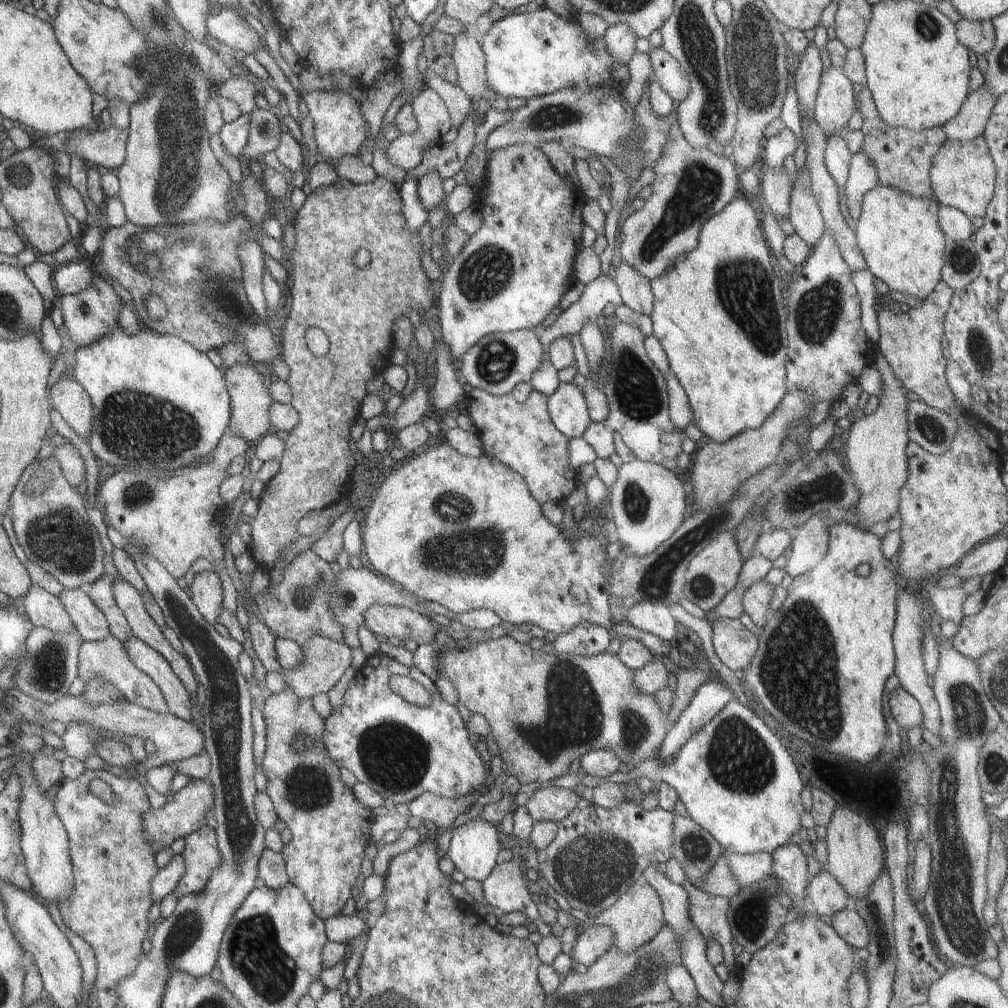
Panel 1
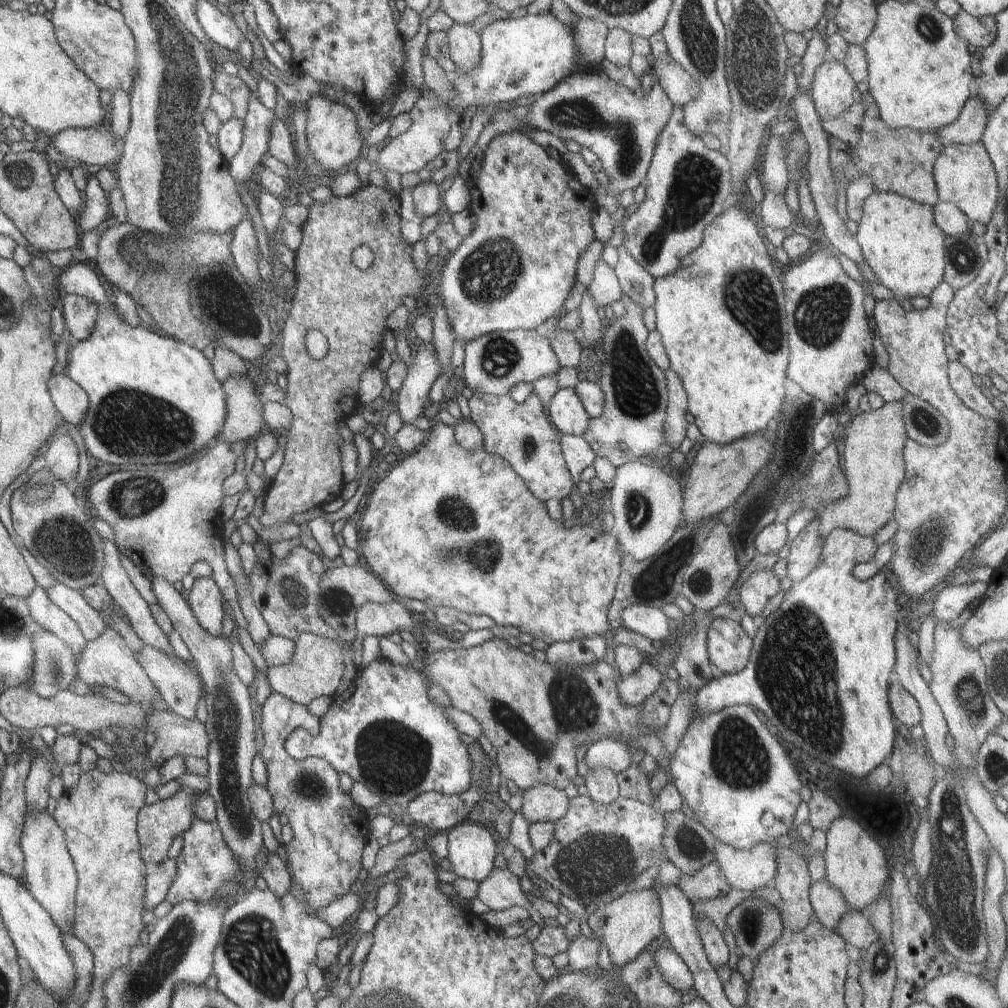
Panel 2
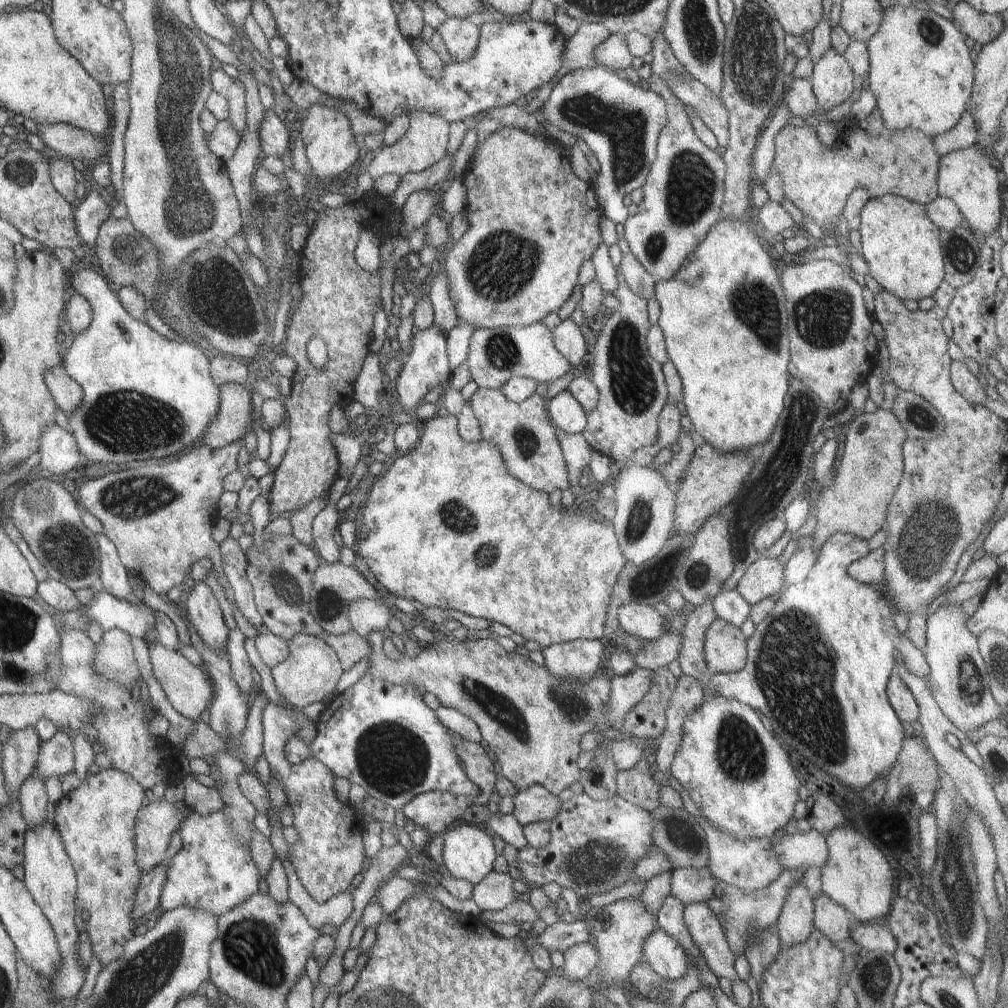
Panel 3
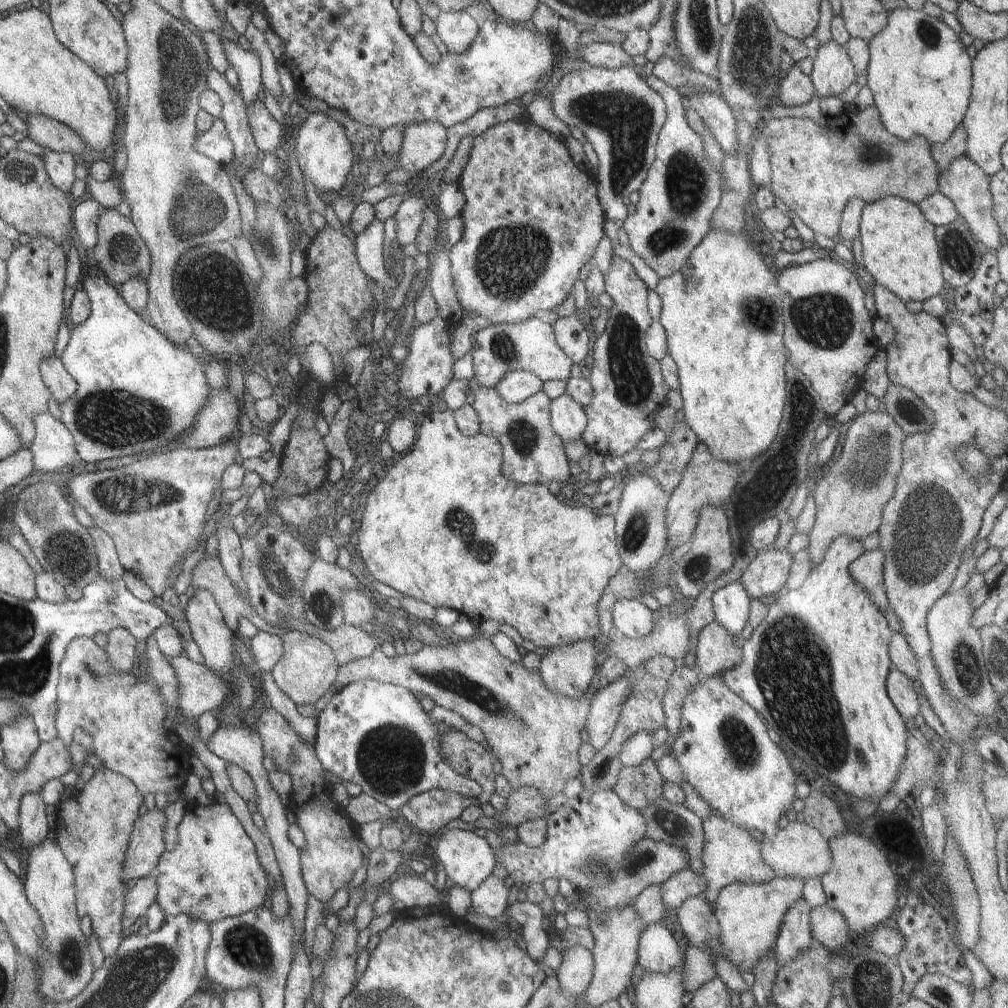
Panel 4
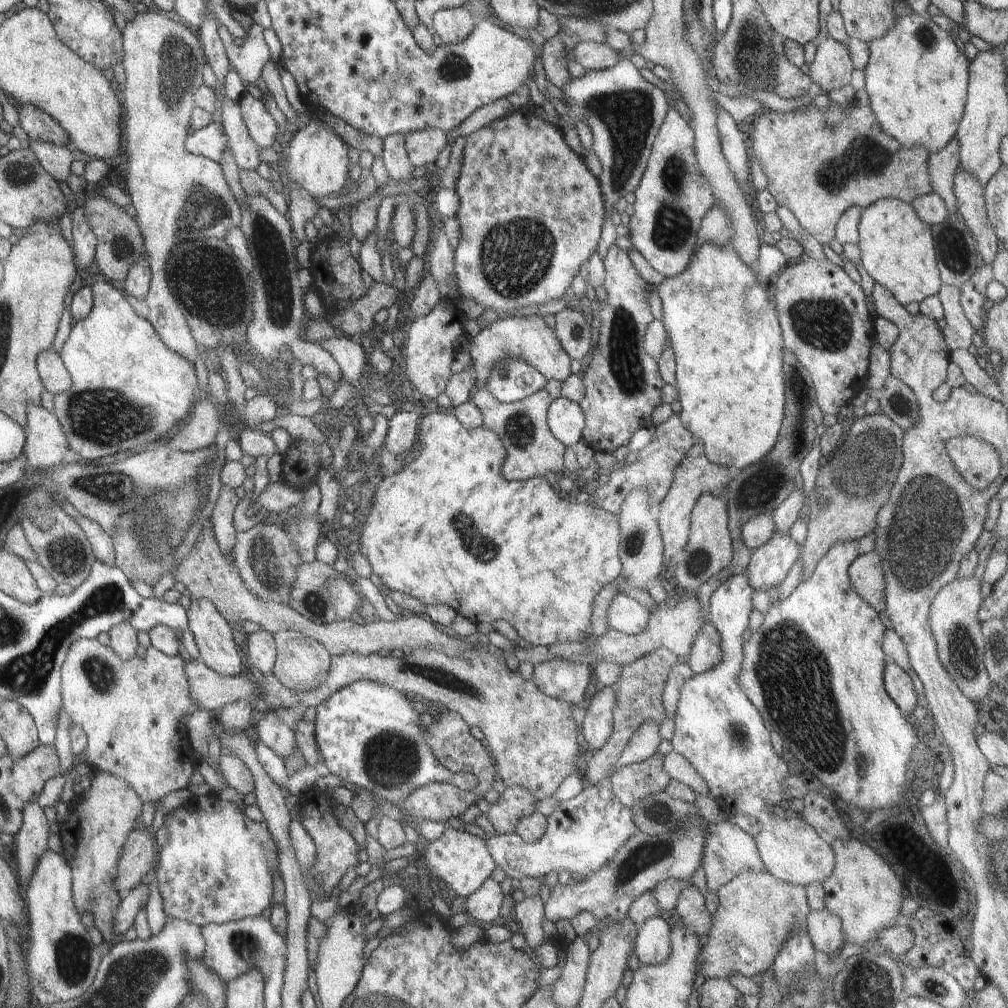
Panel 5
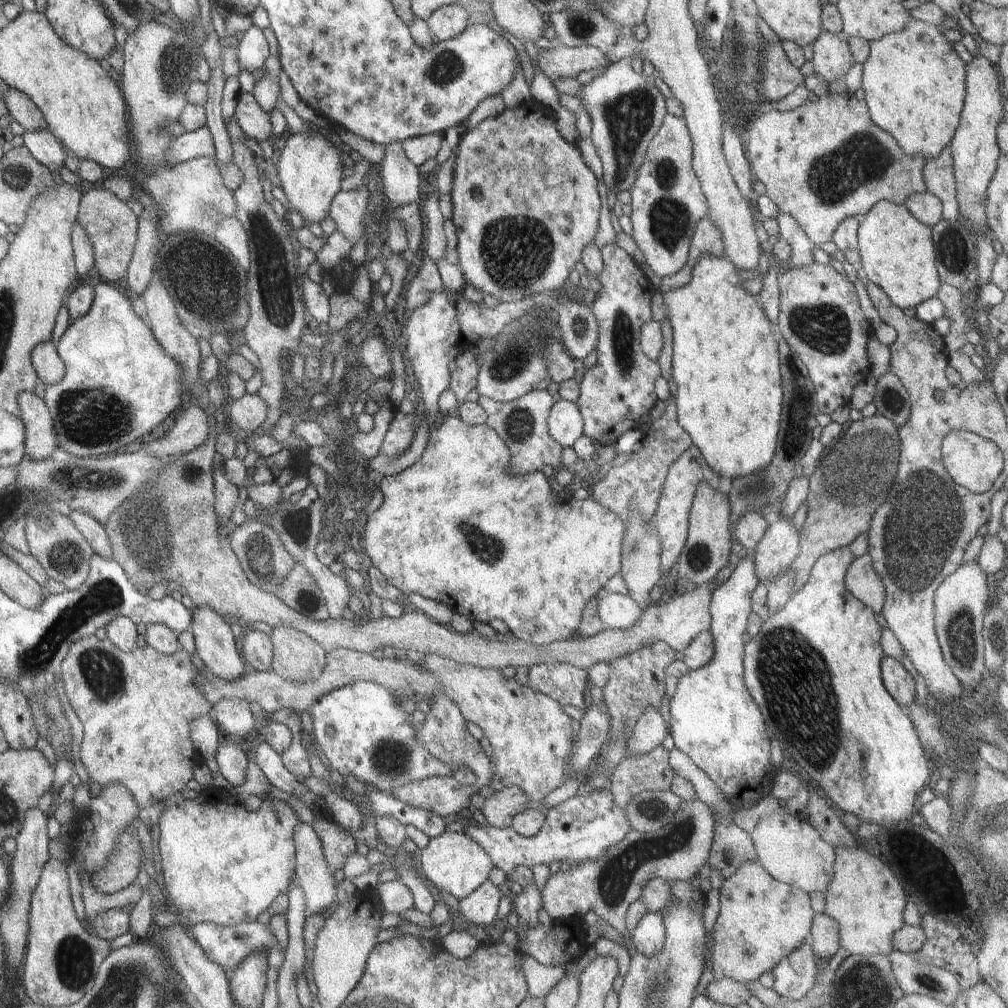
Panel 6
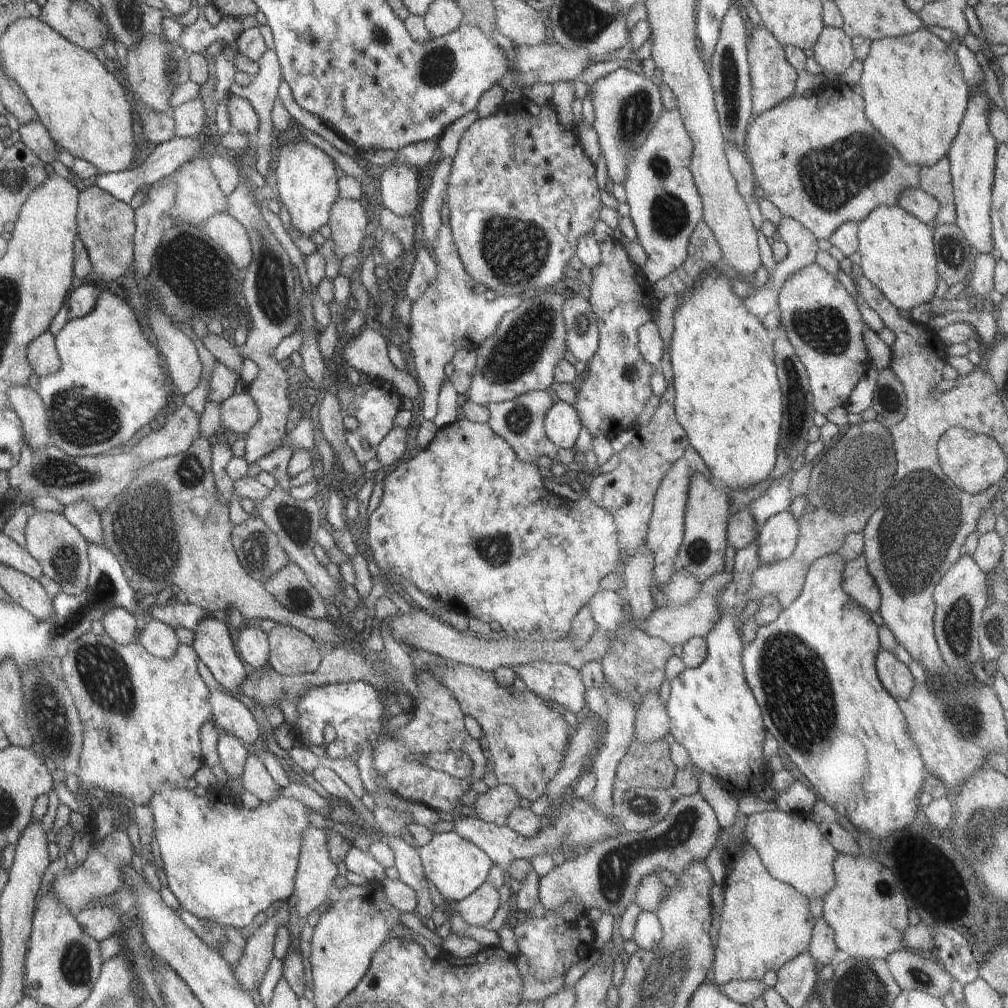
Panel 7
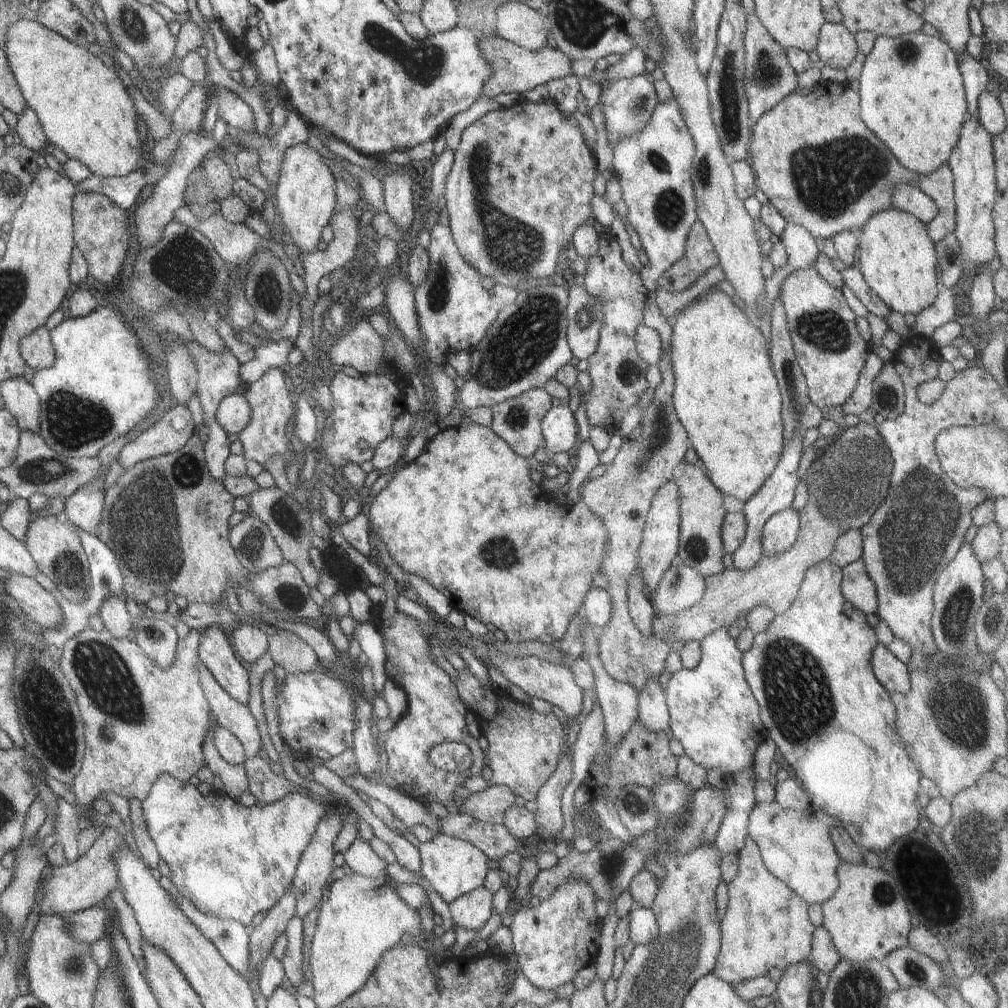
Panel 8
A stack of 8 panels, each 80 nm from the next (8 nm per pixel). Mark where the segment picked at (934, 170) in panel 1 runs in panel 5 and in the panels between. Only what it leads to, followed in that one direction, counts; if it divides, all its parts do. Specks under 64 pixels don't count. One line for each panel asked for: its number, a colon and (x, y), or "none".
2: (964, 175)
3: (966, 176)
4: (963, 181)
5: (970, 195)

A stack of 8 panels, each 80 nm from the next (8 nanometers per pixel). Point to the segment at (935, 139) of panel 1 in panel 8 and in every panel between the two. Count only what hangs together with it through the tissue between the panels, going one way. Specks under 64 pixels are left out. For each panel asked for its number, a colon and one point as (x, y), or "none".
2: (900, 161)
3: (818, 179)
4: (815, 172)
5: (818, 164)
6: (824, 161)
7: (819, 160)
8: (821, 167)

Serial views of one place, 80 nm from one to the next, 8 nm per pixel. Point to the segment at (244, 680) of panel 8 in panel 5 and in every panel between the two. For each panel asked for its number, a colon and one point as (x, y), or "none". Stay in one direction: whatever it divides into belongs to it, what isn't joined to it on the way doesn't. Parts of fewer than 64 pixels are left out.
5: (212, 632)
6: (214, 642)
7: (211, 640)

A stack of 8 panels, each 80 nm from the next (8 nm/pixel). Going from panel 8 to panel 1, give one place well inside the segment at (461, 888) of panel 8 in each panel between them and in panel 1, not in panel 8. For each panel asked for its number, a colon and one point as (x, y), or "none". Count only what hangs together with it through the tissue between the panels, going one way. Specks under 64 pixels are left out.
1: (474, 845)
2: (472, 849)
3: (468, 851)
4: (464, 858)
5: (462, 861)
6: (453, 861)
7: (457, 867)

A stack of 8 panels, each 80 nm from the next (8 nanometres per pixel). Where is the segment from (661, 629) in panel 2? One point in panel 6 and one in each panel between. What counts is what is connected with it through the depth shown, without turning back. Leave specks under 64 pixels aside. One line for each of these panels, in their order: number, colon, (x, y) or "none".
3: (643, 621)
4: (632, 618)
5: (625, 614)
6: (616, 611)

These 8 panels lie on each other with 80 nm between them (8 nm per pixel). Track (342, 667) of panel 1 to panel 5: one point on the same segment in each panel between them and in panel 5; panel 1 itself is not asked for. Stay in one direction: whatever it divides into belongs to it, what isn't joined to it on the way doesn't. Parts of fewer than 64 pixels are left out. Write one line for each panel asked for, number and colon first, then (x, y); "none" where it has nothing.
2: (318, 664)
3: (311, 673)
4: (308, 669)
5: (302, 663)

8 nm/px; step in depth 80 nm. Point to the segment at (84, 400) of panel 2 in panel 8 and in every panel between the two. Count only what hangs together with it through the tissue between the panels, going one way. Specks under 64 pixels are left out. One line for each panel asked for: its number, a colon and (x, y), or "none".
3: (67, 394)
4: (62, 386)
5: (56, 379)
6: (46, 361)
7: (42, 355)
8: (37, 351)

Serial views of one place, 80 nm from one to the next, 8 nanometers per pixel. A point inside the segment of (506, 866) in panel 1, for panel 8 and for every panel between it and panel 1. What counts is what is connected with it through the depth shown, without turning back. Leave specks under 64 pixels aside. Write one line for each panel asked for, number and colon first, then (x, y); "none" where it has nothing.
2: (500, 890)
3: (496, 891)
4: (489, 899)
5: (483, 904)
6: (479, 908)
7: (478, 909)
8: (472, 910)

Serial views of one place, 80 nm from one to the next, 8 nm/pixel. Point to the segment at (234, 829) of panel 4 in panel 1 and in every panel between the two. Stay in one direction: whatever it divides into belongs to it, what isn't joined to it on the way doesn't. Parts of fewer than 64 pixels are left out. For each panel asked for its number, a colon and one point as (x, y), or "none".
1: (201, 854)
2: (205, 861)
3: (212, 872)

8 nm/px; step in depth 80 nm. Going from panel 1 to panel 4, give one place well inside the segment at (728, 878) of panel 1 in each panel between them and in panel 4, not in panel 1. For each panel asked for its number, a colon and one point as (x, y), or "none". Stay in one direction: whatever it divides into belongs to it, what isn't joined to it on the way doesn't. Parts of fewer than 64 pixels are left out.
2: (707, 884)
3: (688, 885)
4: (683, 884)

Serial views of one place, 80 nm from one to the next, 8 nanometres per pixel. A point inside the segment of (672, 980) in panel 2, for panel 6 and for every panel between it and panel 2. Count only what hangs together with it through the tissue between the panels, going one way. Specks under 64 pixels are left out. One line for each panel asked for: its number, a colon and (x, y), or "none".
3: (664, 954)
4: (658, 952)
5: (653, 939)
6: (649, 935)

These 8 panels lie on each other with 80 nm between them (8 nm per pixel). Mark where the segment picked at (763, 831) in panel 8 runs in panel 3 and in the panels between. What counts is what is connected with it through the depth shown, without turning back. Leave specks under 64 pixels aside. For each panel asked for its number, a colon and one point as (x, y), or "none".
3: (803, 850)
4: (799, 850)
5: (792, 851)
6: (791, 850)
7: (795, 852)

